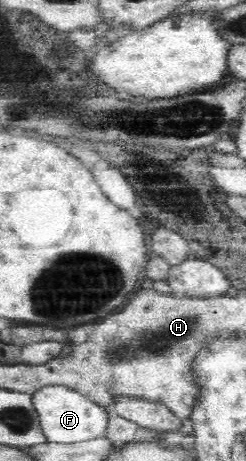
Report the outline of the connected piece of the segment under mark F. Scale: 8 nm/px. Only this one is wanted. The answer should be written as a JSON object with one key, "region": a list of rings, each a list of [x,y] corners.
{"region":[[[43,387],[33,394],[33,403],[39,416],[41,429],[49,442],[66,444],[103,437],[111,418],[108,409],[67,387]]]}

